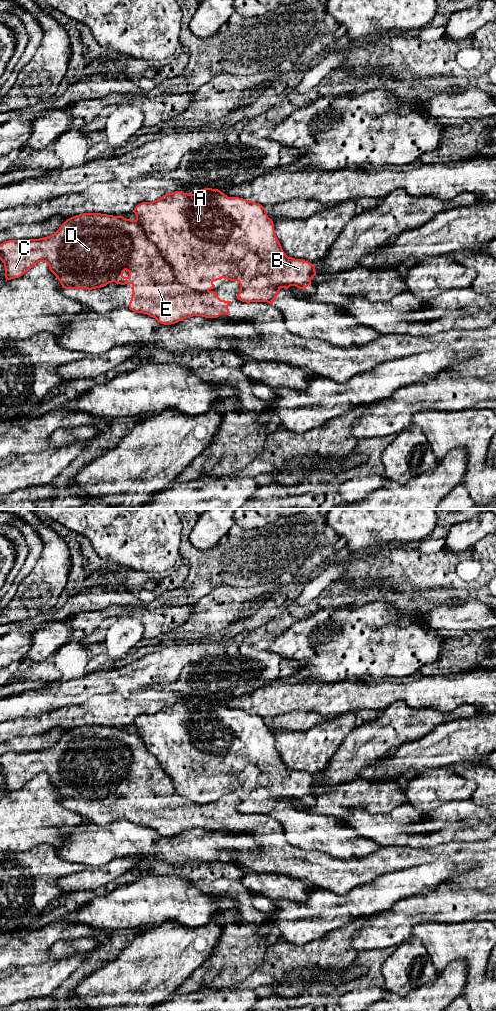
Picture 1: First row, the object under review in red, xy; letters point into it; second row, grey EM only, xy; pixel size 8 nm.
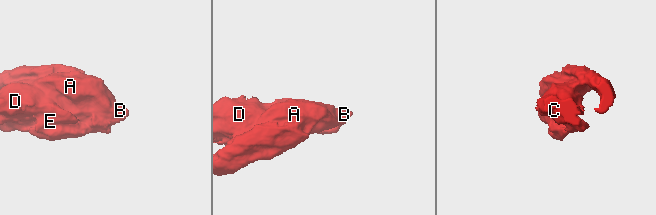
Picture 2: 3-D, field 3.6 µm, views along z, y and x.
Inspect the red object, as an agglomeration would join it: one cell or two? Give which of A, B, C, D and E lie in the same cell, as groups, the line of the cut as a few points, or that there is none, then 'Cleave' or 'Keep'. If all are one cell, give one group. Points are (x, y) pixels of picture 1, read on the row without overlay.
Groups: A B / C D E. Split along xy (135, 732), (180, 794), (191, 802), (208, 803). Cleave

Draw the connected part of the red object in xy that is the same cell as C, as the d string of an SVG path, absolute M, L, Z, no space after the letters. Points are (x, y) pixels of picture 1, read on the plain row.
M83 725L67 731L52 747L29 752L8 752L0 756L0 772L4 775L7 792L21 789L39 774L46 774L50 783L60 793L62 800L88 802L101 800L115 794L121 797L131 796L132 809L129 821L137 825L147 826L159 835L171 837L186 830L202 828L217 830L221 826L228 827L231 813L221 812L214 803L196 804L180 795L171 777L165 773L156 758L150 754L136 732L123 728L101 725Z

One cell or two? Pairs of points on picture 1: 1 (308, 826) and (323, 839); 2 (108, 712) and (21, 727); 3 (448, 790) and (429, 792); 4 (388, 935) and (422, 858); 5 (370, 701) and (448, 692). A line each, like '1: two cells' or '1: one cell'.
1: one cell
2: one cell
3: one cell
4: two cells
5: one cell

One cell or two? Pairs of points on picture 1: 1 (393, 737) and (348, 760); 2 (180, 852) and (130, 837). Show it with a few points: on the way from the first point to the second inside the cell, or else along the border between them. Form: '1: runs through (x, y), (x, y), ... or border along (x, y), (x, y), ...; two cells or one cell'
1: runs through (382, 737), (371, 741), (359, 749); one cell
2: runs through (168, 849), (153, 846), (142, 841); one cell

